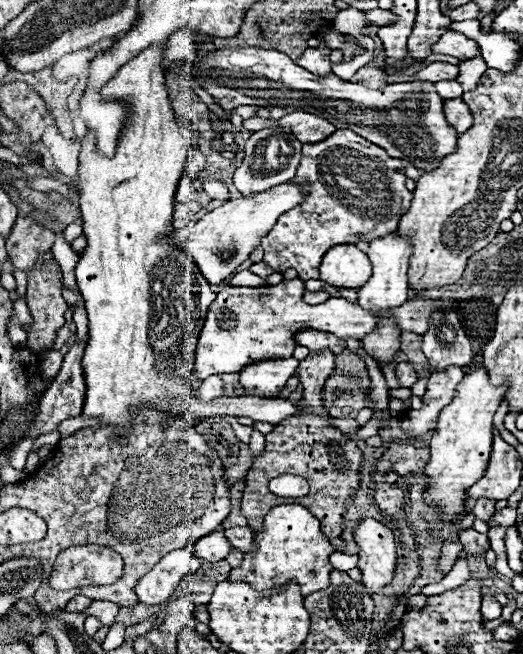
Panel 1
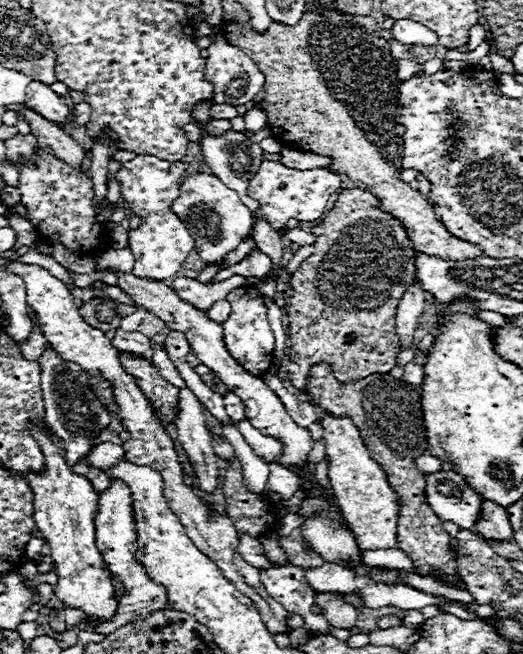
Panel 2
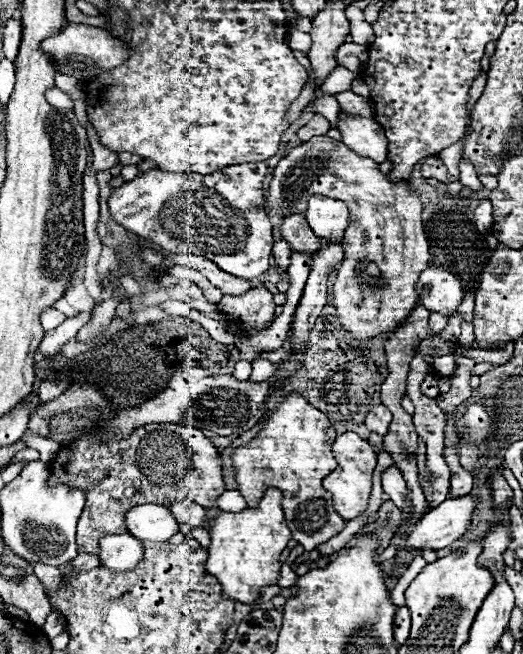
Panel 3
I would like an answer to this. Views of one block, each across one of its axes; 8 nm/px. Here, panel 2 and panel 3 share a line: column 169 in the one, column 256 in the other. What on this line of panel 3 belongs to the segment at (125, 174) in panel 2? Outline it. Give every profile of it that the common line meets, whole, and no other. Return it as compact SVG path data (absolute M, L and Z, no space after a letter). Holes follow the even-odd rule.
M266 162L236 164L206 176L148 170L112 190L108 210L128 232L152 240L166 252L206 256L232 276L258 280L270 268L274 242L272 224L264 210L266 174Z

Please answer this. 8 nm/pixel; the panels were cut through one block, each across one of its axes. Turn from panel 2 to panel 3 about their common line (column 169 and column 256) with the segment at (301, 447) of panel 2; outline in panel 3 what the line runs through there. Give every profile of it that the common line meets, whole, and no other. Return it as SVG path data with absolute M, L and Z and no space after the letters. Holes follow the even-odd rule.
M264 286L250 288L240 296L224 296L218 302L222 314L230 314L236 322L248 324L252 328L266 328L276 316L276 304L272 302L272 292Z

